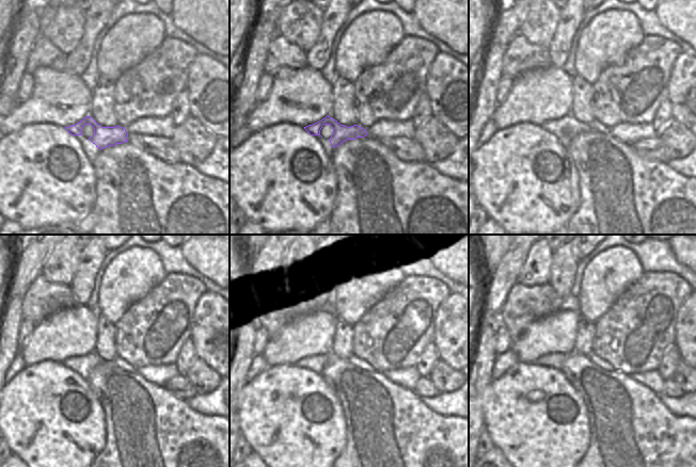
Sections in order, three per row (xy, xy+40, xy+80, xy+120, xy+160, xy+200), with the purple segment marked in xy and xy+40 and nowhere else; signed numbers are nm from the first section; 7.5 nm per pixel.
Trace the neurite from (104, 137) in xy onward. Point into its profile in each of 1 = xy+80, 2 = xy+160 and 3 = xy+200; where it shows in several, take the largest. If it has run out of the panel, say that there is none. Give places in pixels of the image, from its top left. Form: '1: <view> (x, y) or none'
1: xy+80 (566, 128)
2: xy+160 (316, 364)
3: xy+200 (555, 360)

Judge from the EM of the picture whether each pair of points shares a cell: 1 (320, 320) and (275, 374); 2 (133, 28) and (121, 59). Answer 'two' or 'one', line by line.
1: two
2: one

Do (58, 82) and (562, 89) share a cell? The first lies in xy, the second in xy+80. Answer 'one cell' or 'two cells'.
one cell

